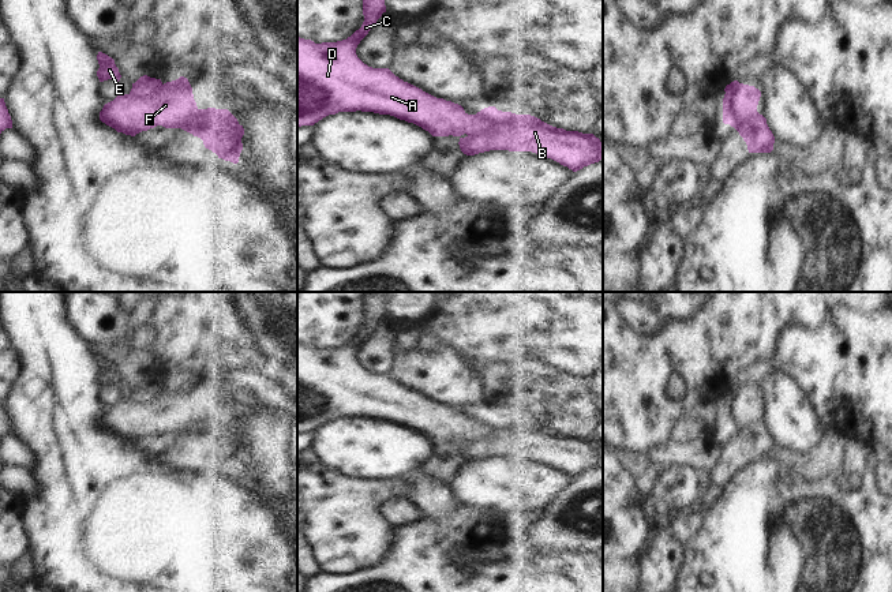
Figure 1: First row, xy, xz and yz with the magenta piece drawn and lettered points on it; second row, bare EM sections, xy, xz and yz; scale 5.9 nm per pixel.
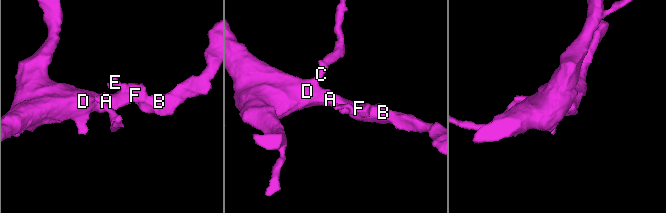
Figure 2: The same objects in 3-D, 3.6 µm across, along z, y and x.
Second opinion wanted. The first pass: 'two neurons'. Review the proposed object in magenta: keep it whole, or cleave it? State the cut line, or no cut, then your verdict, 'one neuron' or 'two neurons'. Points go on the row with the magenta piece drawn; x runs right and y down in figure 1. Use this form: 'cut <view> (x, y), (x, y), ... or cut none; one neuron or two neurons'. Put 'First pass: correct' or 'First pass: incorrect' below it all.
cut xz (497, 109), (494, 123), (487, 130), (468, 137); two neurons
First pass: correct

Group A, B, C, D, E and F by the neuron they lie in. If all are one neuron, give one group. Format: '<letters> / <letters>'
A C D F / B E

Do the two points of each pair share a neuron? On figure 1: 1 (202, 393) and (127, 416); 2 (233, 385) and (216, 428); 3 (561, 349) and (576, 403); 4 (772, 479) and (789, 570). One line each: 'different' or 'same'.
1: same
2: different
3: different
4: same

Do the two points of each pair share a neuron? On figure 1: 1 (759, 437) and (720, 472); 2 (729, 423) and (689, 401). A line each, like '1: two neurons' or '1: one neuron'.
1: one neuron
2: two neurons

